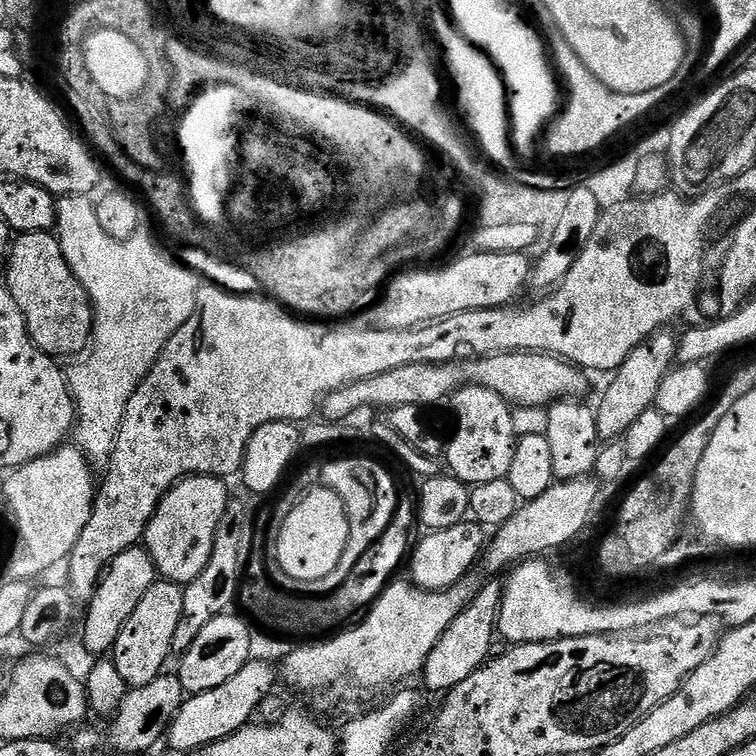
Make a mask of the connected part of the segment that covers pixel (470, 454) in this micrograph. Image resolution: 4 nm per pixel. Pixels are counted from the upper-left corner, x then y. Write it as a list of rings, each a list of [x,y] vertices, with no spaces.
[[[465,386],[452,393],[451,404],[452,412],[456,415],[456,429],[452,432],[452,441],[449,439],[446,444],[447,471],[455,476],[457,480],[469,486],[507,480],[510,462],[514,462],[514,450],[518,439],[514,432],[513,405],[502,399],[494,390],[486,390],[475,386]]]

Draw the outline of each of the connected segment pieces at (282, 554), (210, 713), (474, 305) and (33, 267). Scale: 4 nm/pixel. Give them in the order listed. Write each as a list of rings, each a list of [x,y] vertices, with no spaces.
[[[317,486],[286,514],[286,522],[282,522],[282,534],[278,534],[278,542],[274,545],[276,552],[276,564],[289,576],[289,581],[301,580],[310,586],[315,586],[318,578],[326,578],[331,574],[334,566],[338,566],[338,558],[342,558],[342,550],[346,550],[346,542],[350,534],[351,522],[348,520],[346,506],[342,506],[342,498],[339,491],[331,486]]]
[[[249,658],[246,666],[222,682],[222,686],[214,686],[214,690],[197,692],[185,699],[184,705],[168,725],[166,744],[176,752],[199,753],[206,744],[213,744],[222,738],[230,738],[239,728],[248,727],[250,721],[259,713],[261,702],[273,695],[272,688],[278,684],[278,672],[271,668],[264,660]]]
[[[521,252],[471,253],[444,270],[409,271],[397,275],[387,289],[388,297],[384,302],[377,301],[371,307],[369,321],[377,328],[406,329],[429,324],[466,310],[511,305],[531,279],[531,259],[528,260],[528,256]]]
[[[40,231],[17,235],[9,247],[5,263],[5,287],[18,303],[35,345],[53,358],[83,353],[91,339],[91,300],[70,270],[55,235]]]

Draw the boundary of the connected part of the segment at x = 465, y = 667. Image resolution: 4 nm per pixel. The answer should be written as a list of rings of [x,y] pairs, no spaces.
[[[485,583],[482,591],[470,602],[470,606],[466,606],[466,610],[462,610],[462,614],[458,614],[458,618],[454,618],[454,622],[448,627],[446,634],[442,634],[442,638],[438,638],[438,646],[434,646],[434,650],[430,650],[422,669],[424,684],[430,691],[447,694],[454,686],[458,686],[458,682],[466,682],[466,678],[470,678],[470,674],[474,674],[474,670],[478,670],[483,664],[488,663],[494,652],[492,636],[494,640],[498,632],[501,595],[502,588],[499,583]]]

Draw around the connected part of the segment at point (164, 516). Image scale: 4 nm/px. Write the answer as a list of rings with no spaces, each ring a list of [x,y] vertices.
[[[186,476],[160,499],[142,544],[163,579],[186,586],[206,570],[214,550],[214,534],[230,499],[224,484],[227,483],[219,476]]]

